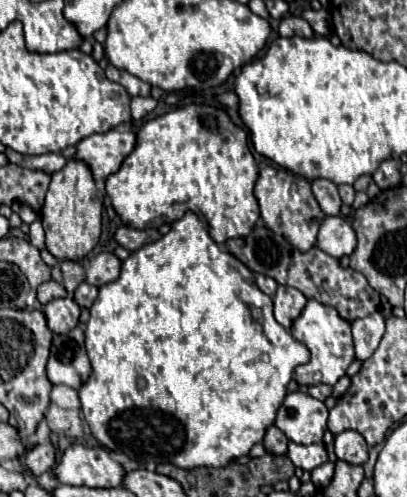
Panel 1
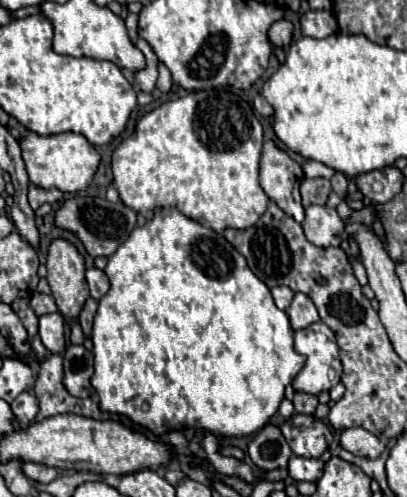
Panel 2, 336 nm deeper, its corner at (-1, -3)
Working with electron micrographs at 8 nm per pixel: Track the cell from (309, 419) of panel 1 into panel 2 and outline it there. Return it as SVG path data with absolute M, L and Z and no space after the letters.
M295 414L291 420L283 422L281 432L293 454L303 458L321 458L333 440L333 434L323 420L307 414Z

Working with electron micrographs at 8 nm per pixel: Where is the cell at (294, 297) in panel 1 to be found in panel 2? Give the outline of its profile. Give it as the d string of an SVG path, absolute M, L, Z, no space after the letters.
M301 292L295 294L295 298L291 302L291 308L287 310L287 316L291 320L291 328L293 330L307 328L309 324L319 320L319 314L317 314L317 308L315 308L313 300L309 296L301 294Z

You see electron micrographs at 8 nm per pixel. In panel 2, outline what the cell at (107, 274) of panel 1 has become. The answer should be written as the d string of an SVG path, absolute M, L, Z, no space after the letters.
M91 268L91 270L87 270L85 278L87 278L87 284L89 284L89 288L91 288L91 298L99 300L101 296L107 294L107 290L109 290L109 280L107 280L107 276L105 276L103 270Z

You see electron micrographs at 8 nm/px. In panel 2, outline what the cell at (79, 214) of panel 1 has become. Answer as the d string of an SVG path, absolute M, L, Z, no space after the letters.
M53 240L47 258L47 282L59 314L73 324L89 298L85 282L85 262L77 248L67 240Z

